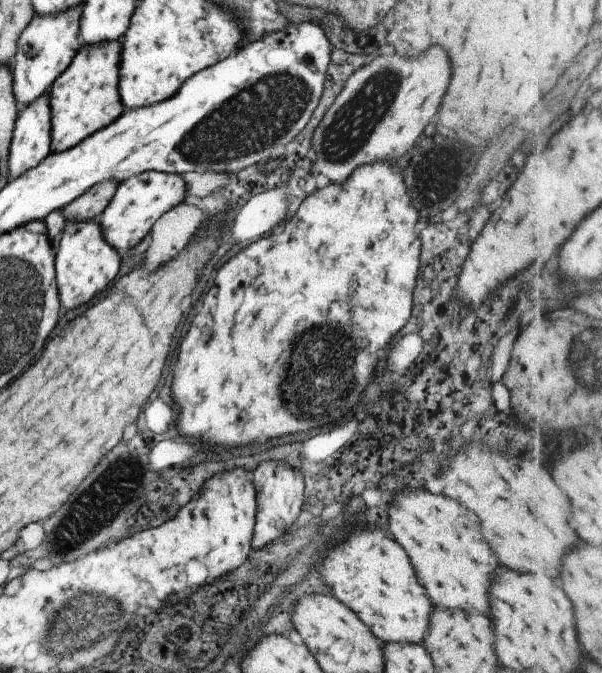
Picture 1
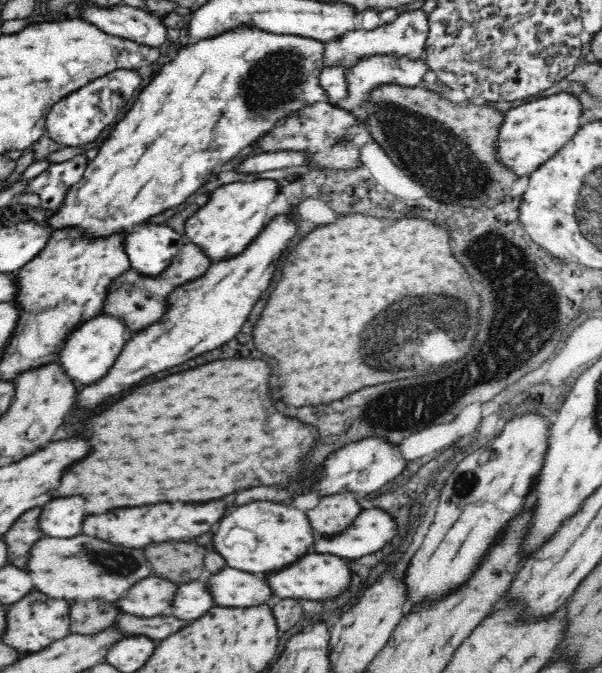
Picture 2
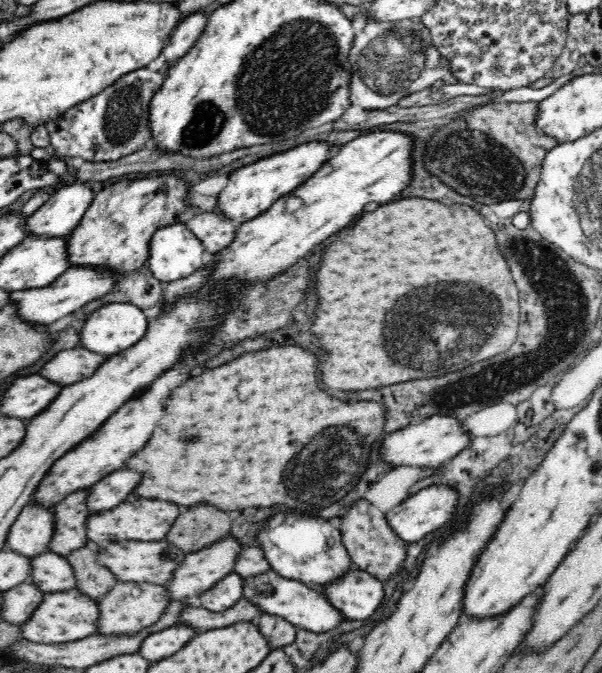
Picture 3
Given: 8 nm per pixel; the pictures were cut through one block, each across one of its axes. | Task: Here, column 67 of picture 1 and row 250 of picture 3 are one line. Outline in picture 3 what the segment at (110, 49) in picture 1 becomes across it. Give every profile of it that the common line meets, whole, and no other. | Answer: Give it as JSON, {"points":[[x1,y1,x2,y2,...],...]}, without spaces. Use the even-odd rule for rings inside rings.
{"points":[[159,173,156,178,117,181,98,191,80,224,68,234,68,259,72,267,102,267,120,275,134,272,146,264,154,232,163,226,186,224,195,214,188,198,193,191,177,173]]}

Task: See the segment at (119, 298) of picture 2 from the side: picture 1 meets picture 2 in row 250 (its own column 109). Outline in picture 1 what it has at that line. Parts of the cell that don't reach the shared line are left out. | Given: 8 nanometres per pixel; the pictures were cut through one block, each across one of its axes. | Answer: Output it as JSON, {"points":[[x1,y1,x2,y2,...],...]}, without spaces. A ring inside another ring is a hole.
{"points":[[105,180,91,186,63,209,65,220,97,221,110,204,119,184,115,180]]}

